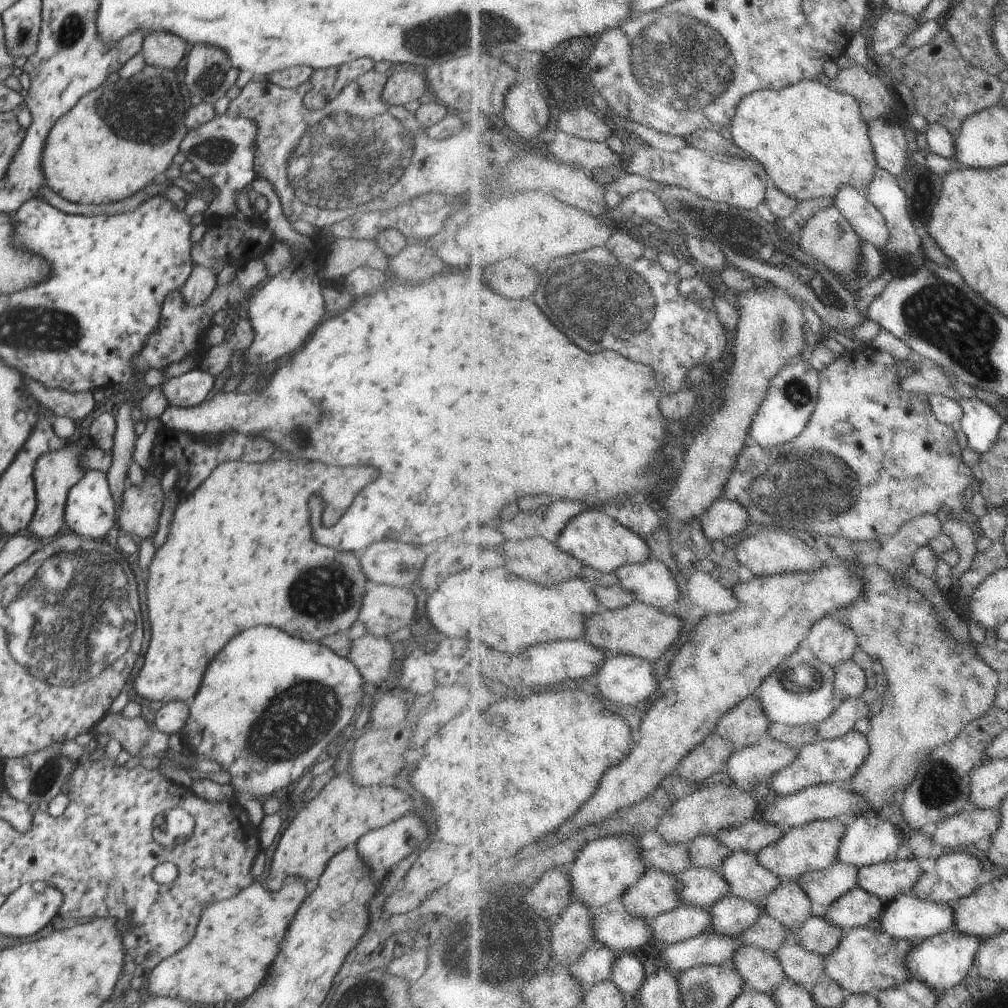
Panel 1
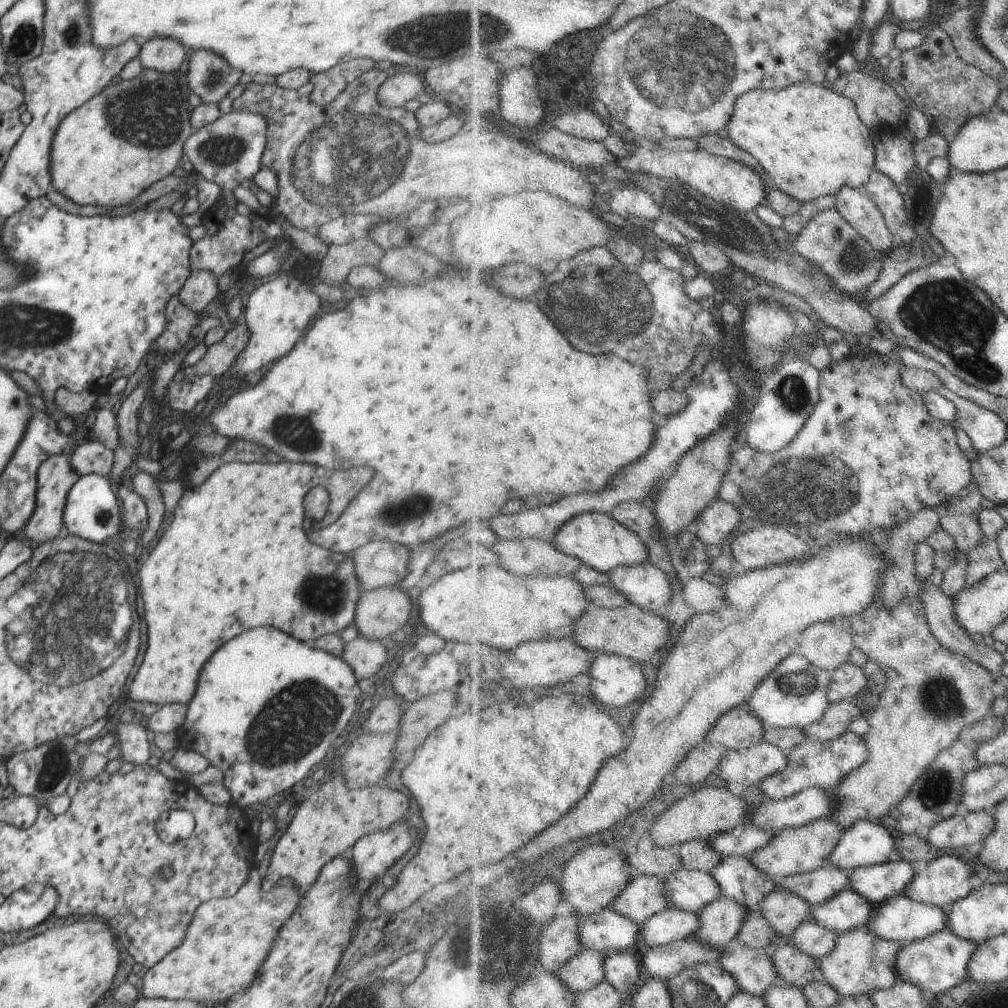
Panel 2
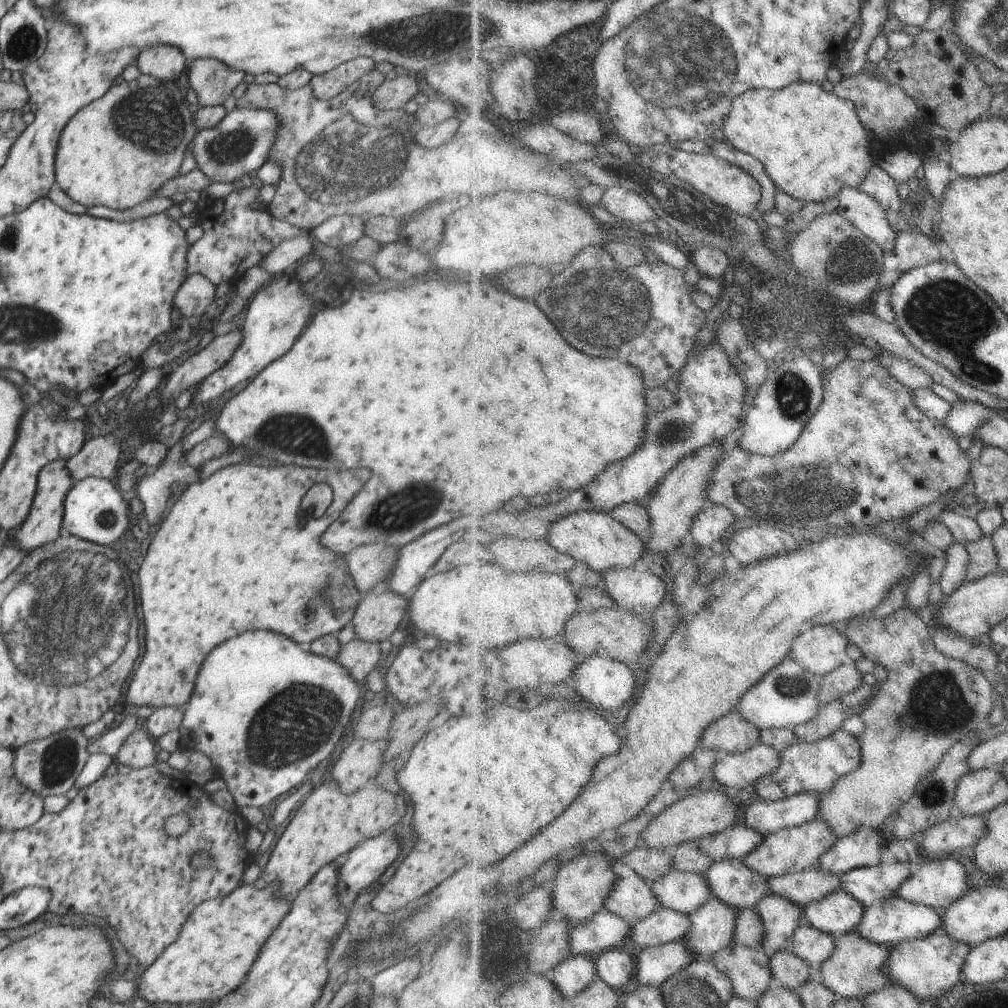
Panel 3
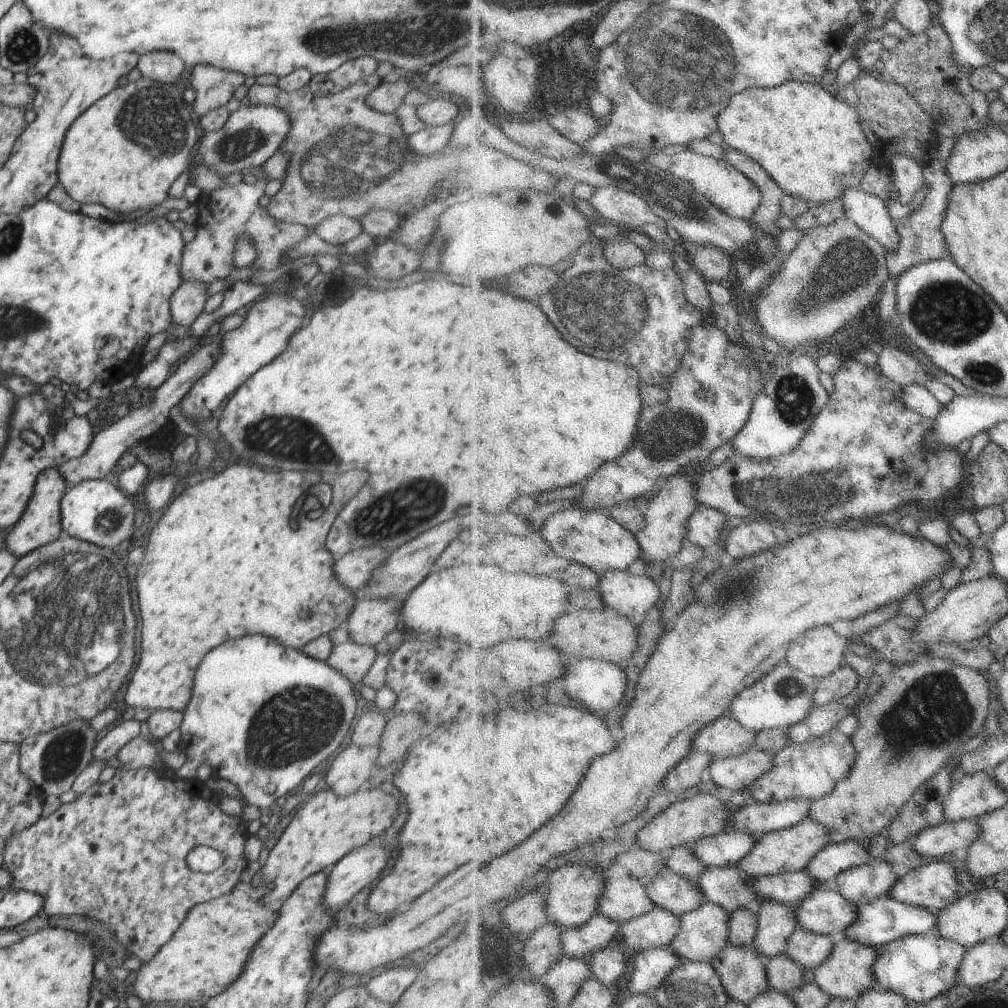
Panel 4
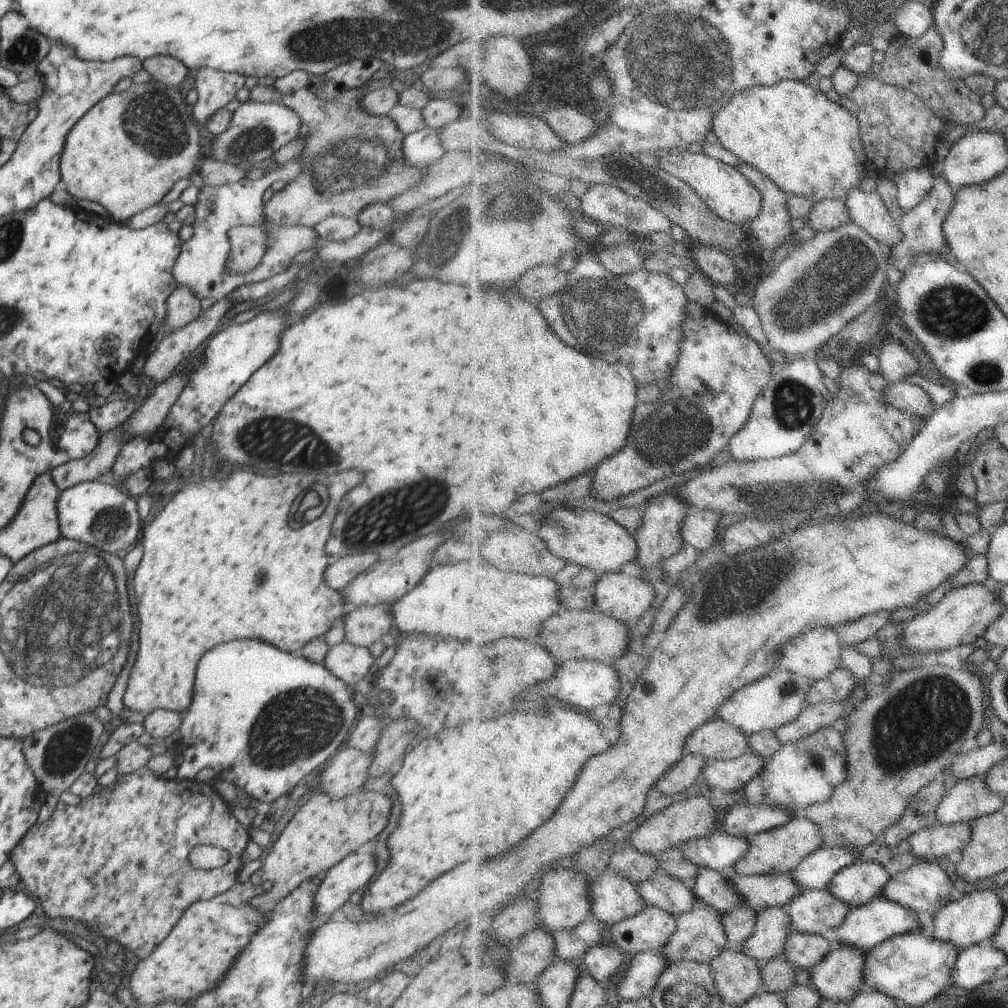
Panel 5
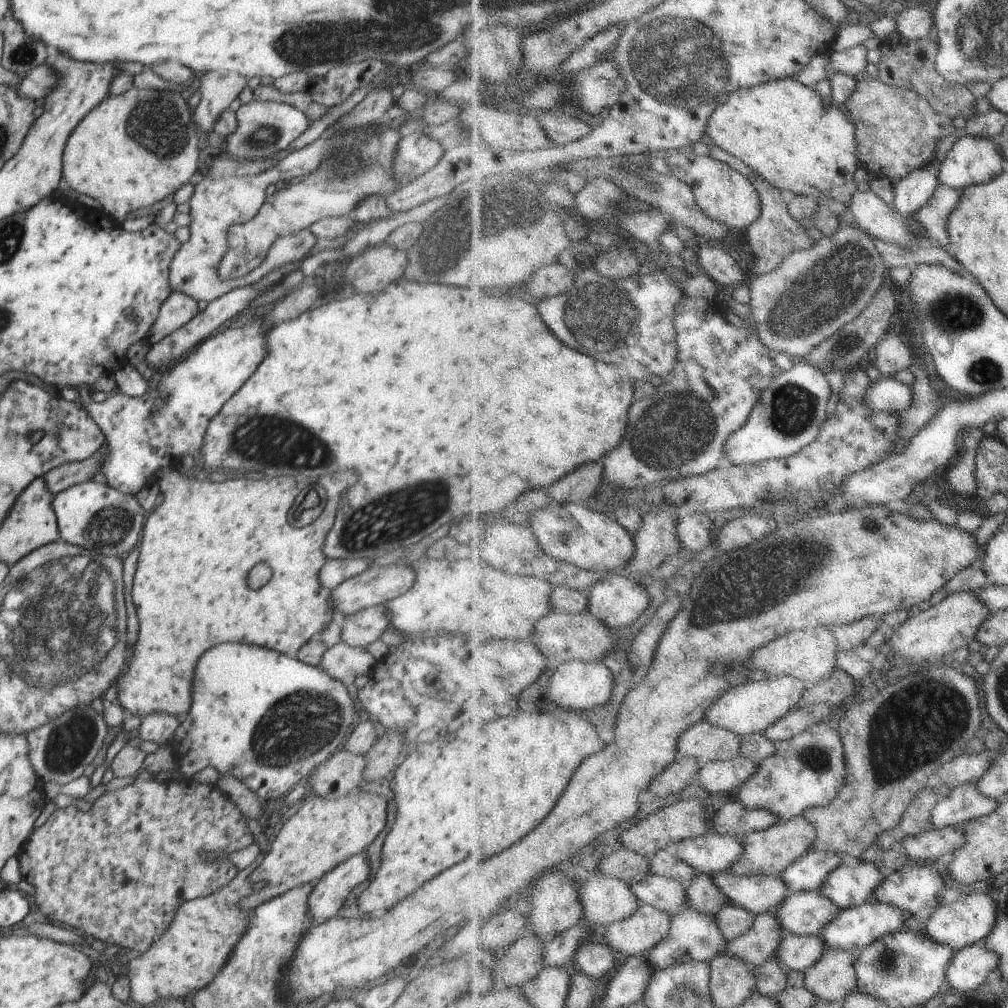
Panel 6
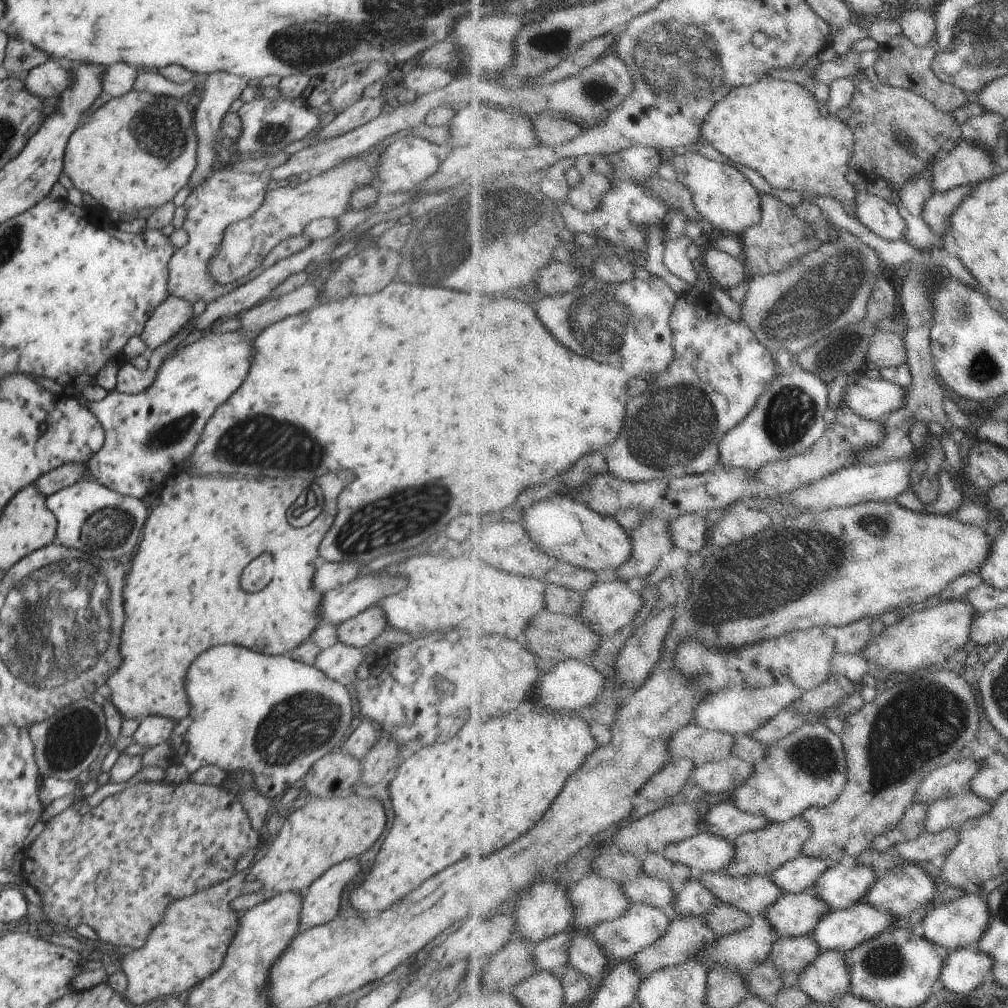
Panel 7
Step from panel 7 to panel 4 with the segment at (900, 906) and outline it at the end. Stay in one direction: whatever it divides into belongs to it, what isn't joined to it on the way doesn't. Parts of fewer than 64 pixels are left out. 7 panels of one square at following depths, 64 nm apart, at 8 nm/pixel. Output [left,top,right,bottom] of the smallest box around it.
[889,861,958,911]

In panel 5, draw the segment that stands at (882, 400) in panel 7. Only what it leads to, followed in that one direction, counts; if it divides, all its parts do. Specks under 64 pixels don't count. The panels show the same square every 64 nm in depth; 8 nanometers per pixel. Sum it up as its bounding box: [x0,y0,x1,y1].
[887,380,940,418]

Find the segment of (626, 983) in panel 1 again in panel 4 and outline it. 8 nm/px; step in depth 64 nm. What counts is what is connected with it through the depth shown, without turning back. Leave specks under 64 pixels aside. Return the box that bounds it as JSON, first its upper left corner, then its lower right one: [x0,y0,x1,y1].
[590,943,628,988]

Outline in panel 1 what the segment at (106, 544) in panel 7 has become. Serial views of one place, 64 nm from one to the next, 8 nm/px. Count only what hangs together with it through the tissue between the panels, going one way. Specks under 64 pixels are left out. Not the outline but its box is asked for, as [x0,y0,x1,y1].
[64,470,118,540]

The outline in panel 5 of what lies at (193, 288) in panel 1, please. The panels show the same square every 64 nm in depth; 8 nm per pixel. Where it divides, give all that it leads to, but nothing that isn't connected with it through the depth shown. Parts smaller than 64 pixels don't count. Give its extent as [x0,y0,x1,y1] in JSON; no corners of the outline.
[166,286,202,330]

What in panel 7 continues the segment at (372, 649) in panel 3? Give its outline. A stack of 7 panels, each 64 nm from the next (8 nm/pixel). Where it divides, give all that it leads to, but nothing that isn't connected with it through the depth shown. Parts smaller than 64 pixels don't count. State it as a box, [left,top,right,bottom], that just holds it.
[313,641,377,688]

